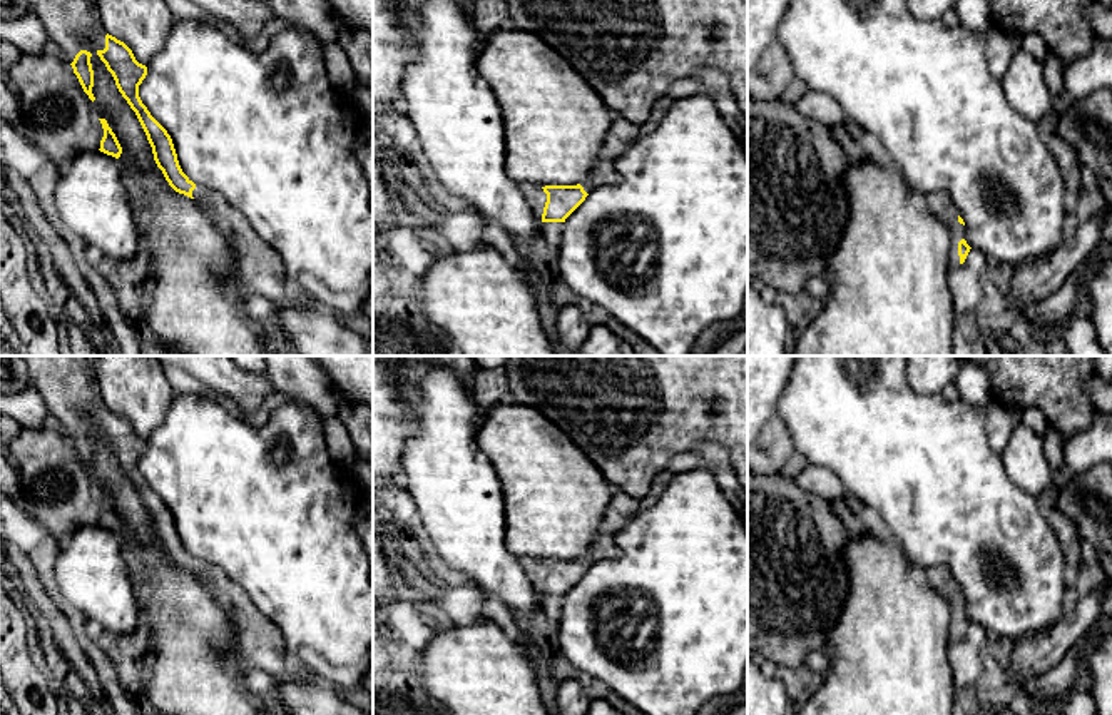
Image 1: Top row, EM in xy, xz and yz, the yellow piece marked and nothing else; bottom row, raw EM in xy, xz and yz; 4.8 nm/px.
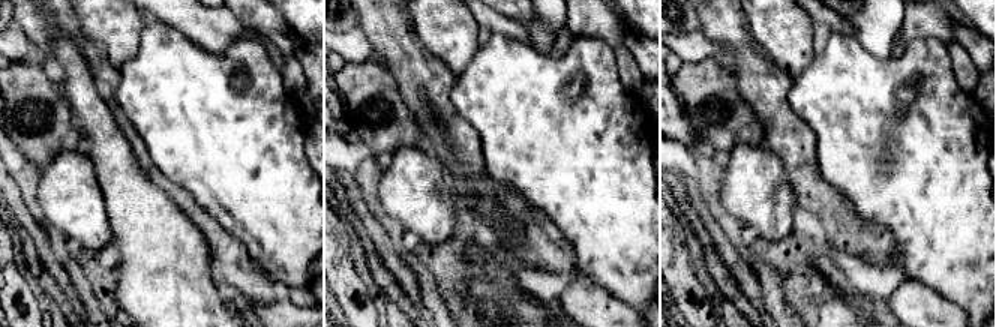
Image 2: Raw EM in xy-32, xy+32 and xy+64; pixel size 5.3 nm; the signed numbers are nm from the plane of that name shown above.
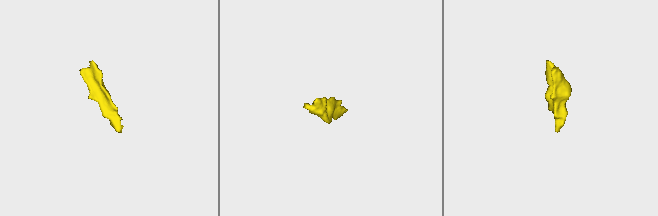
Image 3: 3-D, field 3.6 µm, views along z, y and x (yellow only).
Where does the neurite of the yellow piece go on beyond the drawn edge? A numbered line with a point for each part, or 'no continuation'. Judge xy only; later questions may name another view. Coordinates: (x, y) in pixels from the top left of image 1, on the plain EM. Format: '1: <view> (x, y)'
1: xy (67, 383)
2: xy (260, 644)

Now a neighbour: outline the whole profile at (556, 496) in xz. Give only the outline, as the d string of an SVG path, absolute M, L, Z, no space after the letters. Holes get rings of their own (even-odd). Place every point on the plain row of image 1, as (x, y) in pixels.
M495 404L485 411L477 444L493 464L505 503L505 546L518 558L577 560L599 536L614 488L595 463L537 409Z

